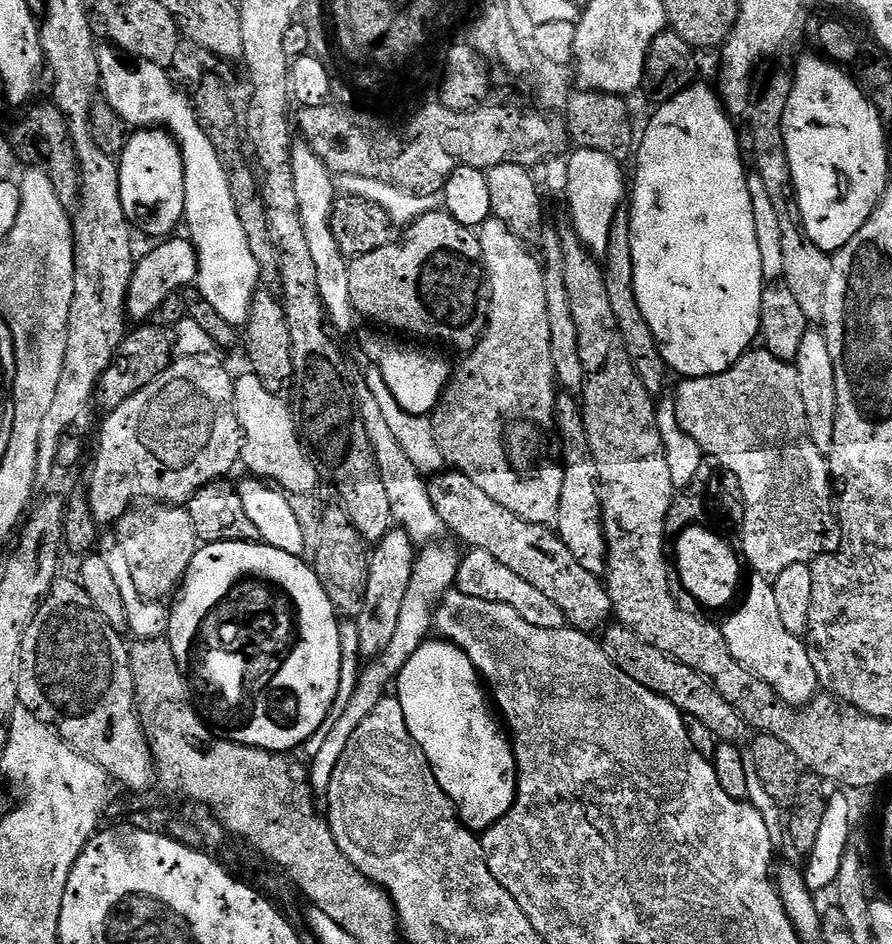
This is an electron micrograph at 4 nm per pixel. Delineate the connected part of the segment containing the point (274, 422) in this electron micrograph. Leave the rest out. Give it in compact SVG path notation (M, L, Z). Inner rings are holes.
M245 374L244 377L235 381L234 390L236 413L240 423L242 433L242 464L248 467L253 477L263 478L271 482L277 489L285 493L297 496L298 494L312 494L317 491L316 487L320 484L322 473L313 457L310 455L305 443L300 439L300 432L296 428L296 417L293 409L284 405L285 401L279 396L270 394L266 386L258 377Z

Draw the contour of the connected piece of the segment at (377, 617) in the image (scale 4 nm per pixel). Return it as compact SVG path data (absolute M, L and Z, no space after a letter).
M399 526L392 527L386 538L382 538L371 549L364 602L354 616L356 640L360 643L361 654L367 658L375 658L382 650L386 650L386 646L390 646L390 638L394 638L394 630L398 630L402 602L406 602L406 590L410 590L410 578L414 574L417 555L418 546L410 534L406 534L406 530Z

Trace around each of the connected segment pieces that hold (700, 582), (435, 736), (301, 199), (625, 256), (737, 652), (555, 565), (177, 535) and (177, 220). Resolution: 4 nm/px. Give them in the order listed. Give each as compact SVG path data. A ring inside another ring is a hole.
M690 526L679 536L676 556L674 552L674 566L678 568L683 588L710 610L720 610L732 602L734 604L738 588L740 586L741 589L744 580L741 578L744 568L737 549L735 552L720 535L702 526Z
M429 638L425 640L421 648L414 650L414 658L410 658L410 662L406 662L406 666L402 666L399 676L397 676L394 681L394 696L395 699L399 700L402 706L402 714L406 714L406 726L410 730L414 742L418 742L422 754L426 754L430 766L434 770L434 778L438 778L438 786L442 786L442 790L450 798L450 802L453 806L456 807L456 812L460 815L460 821L463 822L468 829L477 834L483 834L487 828L492 828L512 809L516 801L516 755L512 749L512 741L506 735L497 713L490 707L490 700L486 695L485 685L482 683L480 673L476 671L474 662L470 662L468 655L465 654L458 645L445 642L440 638Z
M293 143L292 165L294 166L294 194L298 194L298 210L302 214L302 230L306 230L306 242L310 245L310 255L314 257L314 270L318 270L318 290L324 303L325 313L330 319L331 325L334 328L336 326L335 331L337 333L339 333L338 331L352 332L356 328L358 317L350 298L350 270L348 269L350 260L339 249L332 229L333 209L338 204L338 199L336 199L336 196L338 197L337 181L334 179L334 173L324 165L322 158L318 158L318 154L314 154L314 150L309 144Z
M621 210L610 230L610 242L606 253L606 275L610 290L610 306L614 309L614 318L618 318L618 330L622 330L622 338L628 347L630 362L634 362L634 370L638 378L642 378L642 386L653 398L659 397L664 383L670 377L668 363L662 358L662 350L654 338L654 330L650 330L650 322L642 314L638 306L638 294L634 294L634 254L632 253L632 225L627 211Z
M753 575L751 579L746 584L748 597L739 601L740 609L728 621L723 621L724 641L732 657L742 667L766 682L766 686L774 689L786 703L801 709L811 704L821 691L818 674L814 674L814 662L810 662L807 643L786 630L771 583L762 576Z
M445 470L428 480L428 493L434 502L434 510L442 518L445 529L453 532L469 549L486 550L494 554L497 562L509 568L518 578L530 582L541 594L546 594L558 610L562 610L565 621L580 632L596 634L613 619L610 594L601 577L590 574L578 561L562 538L551 527L518 518L510 514L506 506L494 502L464 472Z
M148 502L143 506L133 507L132 511L116 521L114 525L118 551L126 554L126 562L130 562L130 575L134 577L134 586L138 586L138 594L145 600L163 601L181 587L184 575L188 572L190 562L198 547L194 522L190 520L187 507L163 502Z
M159 127L133 131L118 163L122 210L126 210L128 223L148 236L171 237L184 220L184 155L175 137Z

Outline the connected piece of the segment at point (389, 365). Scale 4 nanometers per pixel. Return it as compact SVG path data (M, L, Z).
M372 336L364 344L364 352L372 359L371 363L380 369L382 378L386 378L386 386L390 386L390 394L394 394L394 399L398 401L398 406L415 416L428 416L436 411L436 405L444 397L444 390L448 386L450 379L450 367L440 356L435 356L432 352L427 352L424 348L415 348L415 343L404 342L399 344L396 340L387 340L384 336Z

